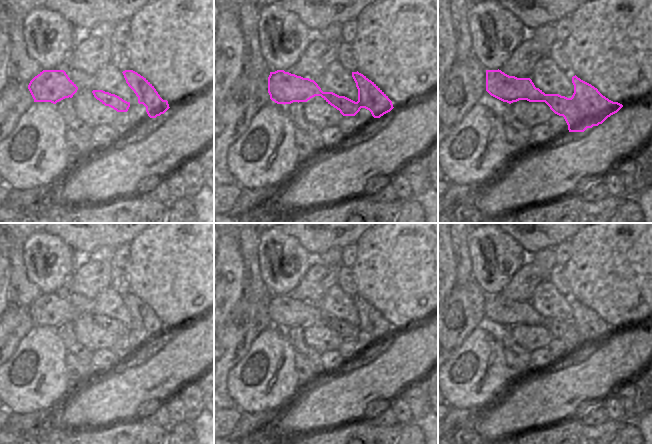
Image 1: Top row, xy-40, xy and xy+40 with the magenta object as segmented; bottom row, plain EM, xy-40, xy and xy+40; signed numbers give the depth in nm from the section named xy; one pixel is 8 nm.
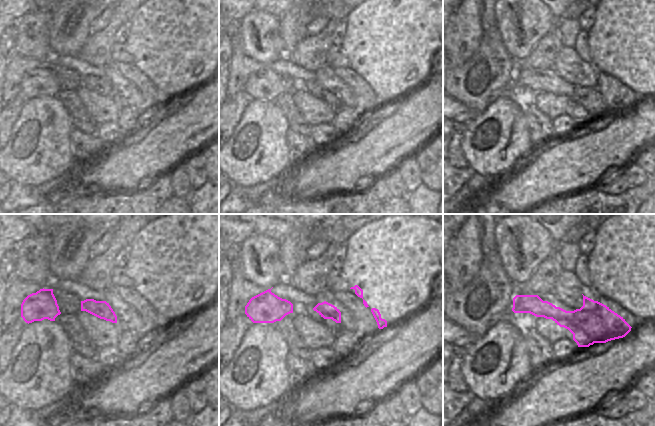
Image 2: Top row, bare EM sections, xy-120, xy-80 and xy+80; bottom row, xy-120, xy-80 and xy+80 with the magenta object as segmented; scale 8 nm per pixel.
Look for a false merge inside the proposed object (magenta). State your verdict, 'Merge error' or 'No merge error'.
Merge error

